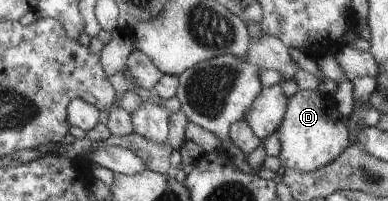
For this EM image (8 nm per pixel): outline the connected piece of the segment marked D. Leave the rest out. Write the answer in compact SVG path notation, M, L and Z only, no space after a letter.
M318 89L301 90L288 99L288 107L281 126L276 130L281 141L280 161L282 167L304 173L317 171L332 163L349 146L348 118L337 110L331 96L321 95Z

